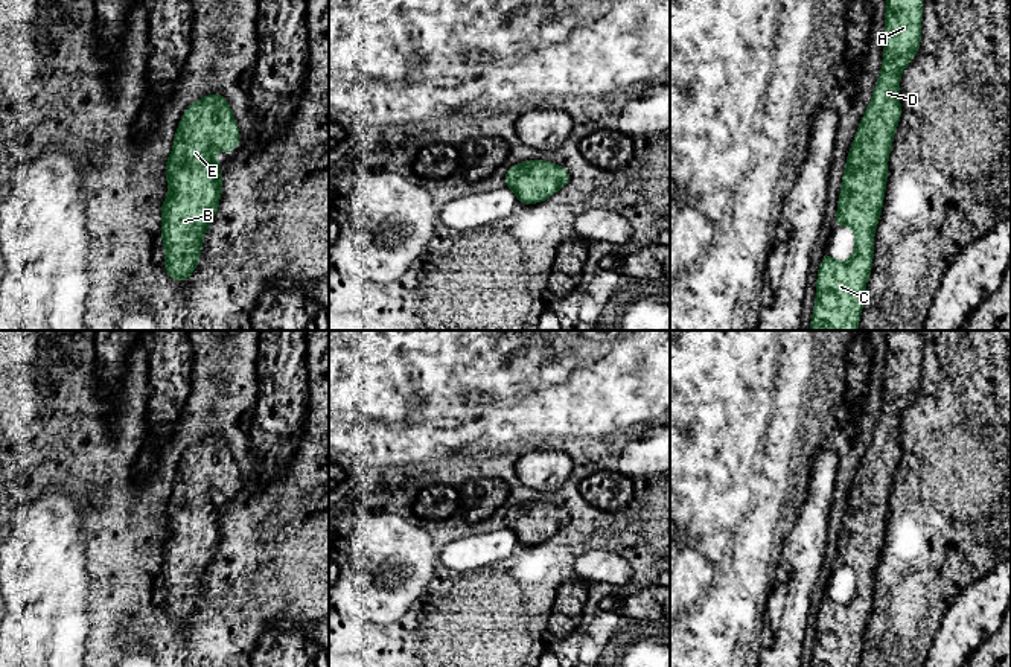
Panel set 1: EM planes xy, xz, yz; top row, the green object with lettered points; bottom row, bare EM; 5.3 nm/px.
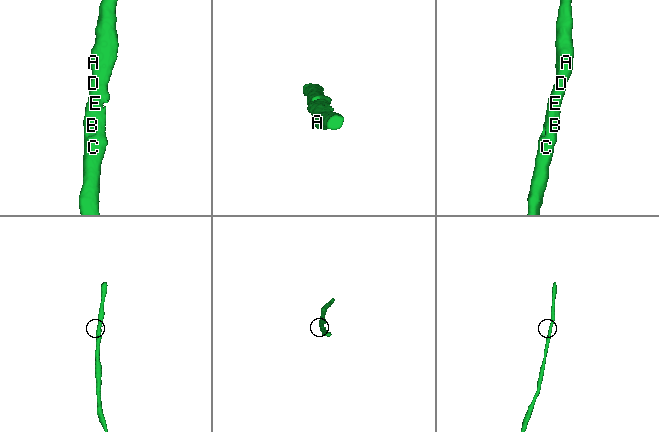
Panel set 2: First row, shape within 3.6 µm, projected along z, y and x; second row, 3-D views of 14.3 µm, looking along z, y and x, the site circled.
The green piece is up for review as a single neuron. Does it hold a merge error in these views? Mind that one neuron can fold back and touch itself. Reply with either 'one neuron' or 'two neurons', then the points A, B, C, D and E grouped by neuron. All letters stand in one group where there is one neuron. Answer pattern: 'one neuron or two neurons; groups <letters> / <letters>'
one neuron; groups A B C D E

